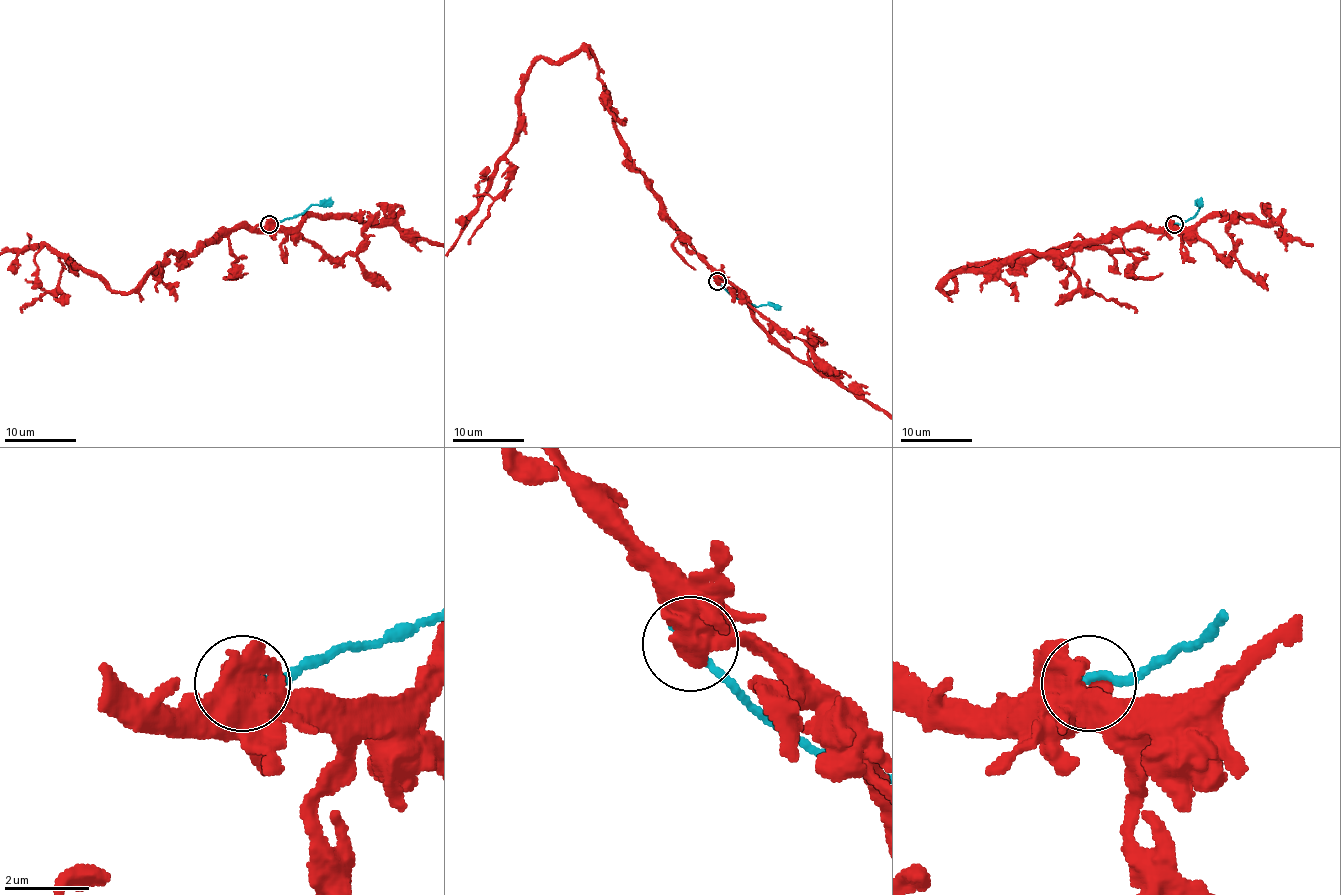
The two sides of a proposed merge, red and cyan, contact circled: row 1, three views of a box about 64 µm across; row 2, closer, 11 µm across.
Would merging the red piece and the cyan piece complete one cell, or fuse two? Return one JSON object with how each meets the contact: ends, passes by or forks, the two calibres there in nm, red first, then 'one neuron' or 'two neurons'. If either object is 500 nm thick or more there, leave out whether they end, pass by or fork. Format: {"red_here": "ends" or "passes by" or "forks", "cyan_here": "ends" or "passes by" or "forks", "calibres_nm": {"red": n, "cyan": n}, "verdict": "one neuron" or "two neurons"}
{"calibres_nm": {"red": 950, "cyan": 200}, "verdict": "two neurons"}

